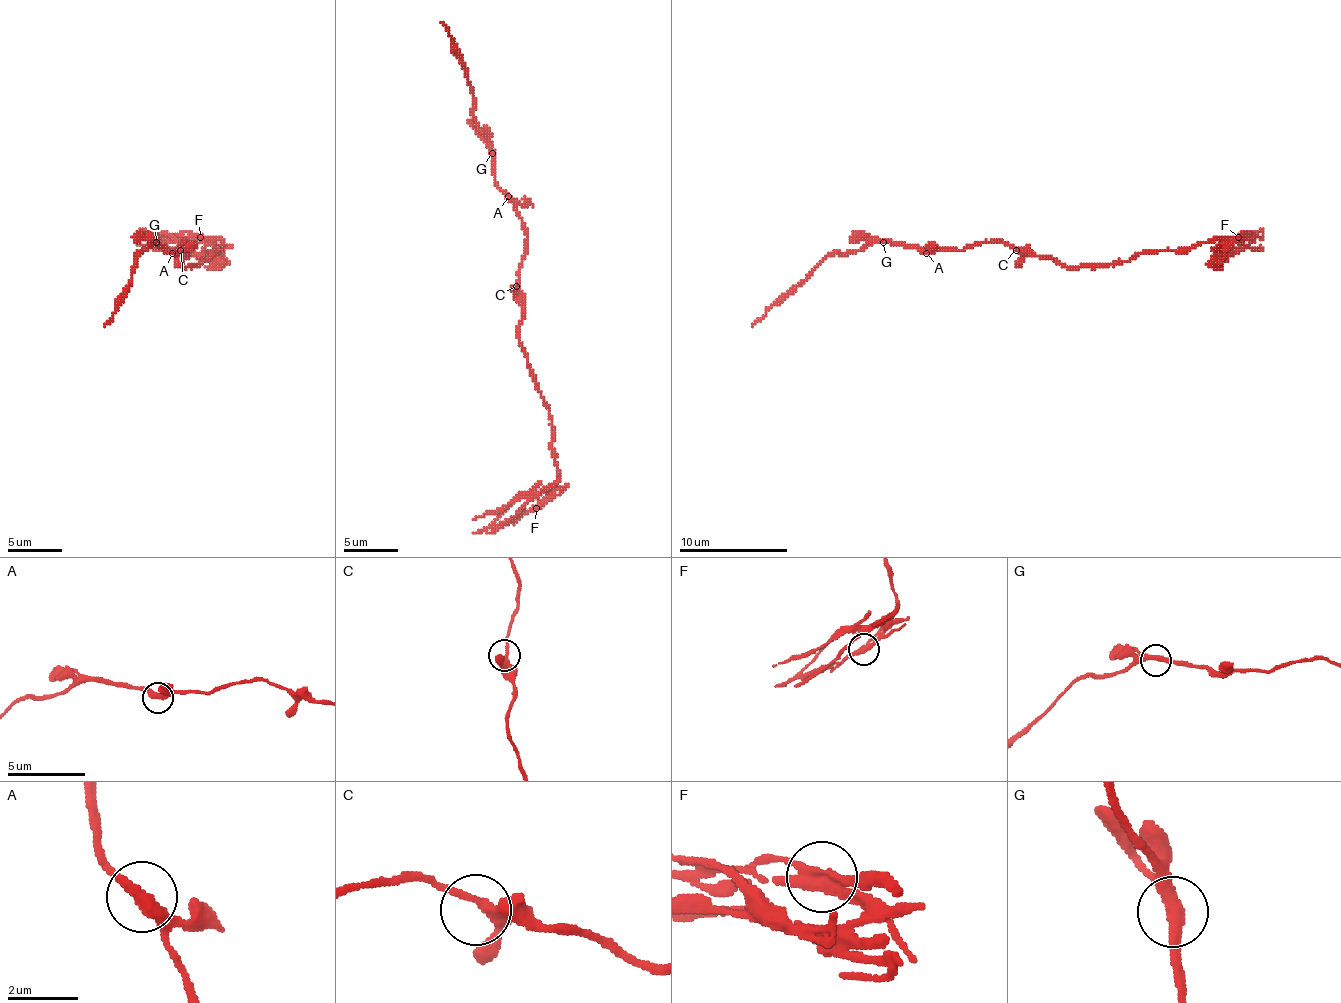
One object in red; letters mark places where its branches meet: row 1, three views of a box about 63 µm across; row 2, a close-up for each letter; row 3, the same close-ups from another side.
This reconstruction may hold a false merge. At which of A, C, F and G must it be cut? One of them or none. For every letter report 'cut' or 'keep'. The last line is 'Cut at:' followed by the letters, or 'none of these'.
A: keep
C: keep
F: cut
G: keep
Cut at: F

